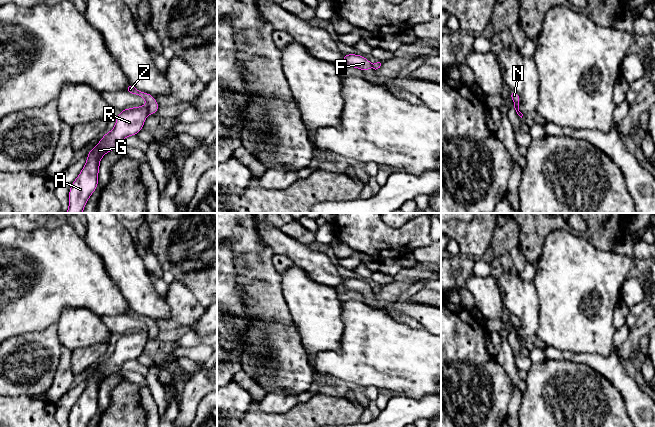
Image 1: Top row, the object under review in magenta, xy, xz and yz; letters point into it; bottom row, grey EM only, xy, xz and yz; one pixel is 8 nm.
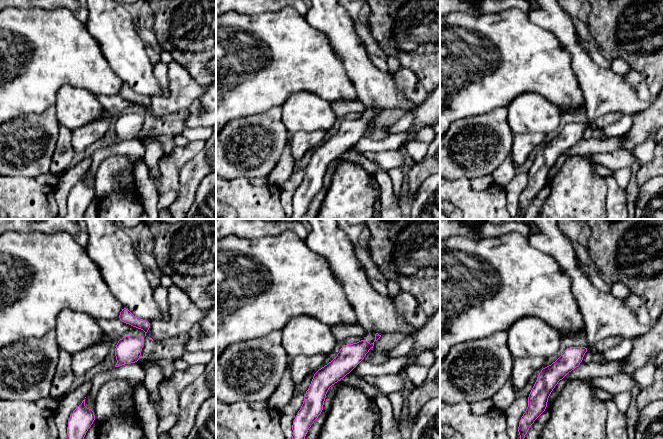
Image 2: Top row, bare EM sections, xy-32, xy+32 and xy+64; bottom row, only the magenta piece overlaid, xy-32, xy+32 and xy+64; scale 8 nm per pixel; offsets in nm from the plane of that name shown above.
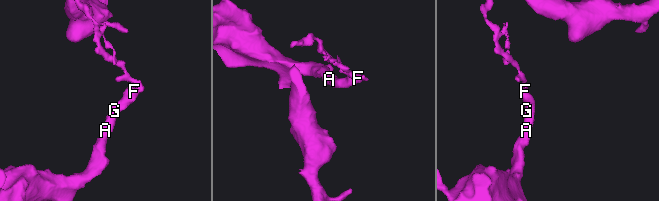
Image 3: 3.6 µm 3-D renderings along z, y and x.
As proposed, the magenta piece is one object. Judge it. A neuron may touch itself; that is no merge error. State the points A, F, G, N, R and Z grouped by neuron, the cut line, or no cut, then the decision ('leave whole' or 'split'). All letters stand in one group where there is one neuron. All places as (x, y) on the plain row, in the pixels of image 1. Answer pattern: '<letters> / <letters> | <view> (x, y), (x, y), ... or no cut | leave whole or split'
A F G N R Z | no cut | leave whole

